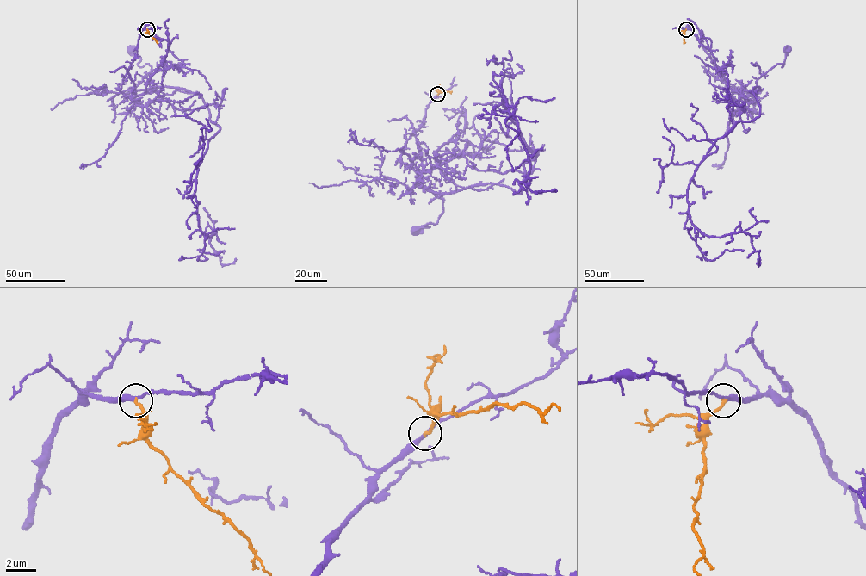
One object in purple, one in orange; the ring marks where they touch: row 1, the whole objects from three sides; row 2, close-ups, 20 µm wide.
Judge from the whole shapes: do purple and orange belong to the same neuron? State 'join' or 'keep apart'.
join

